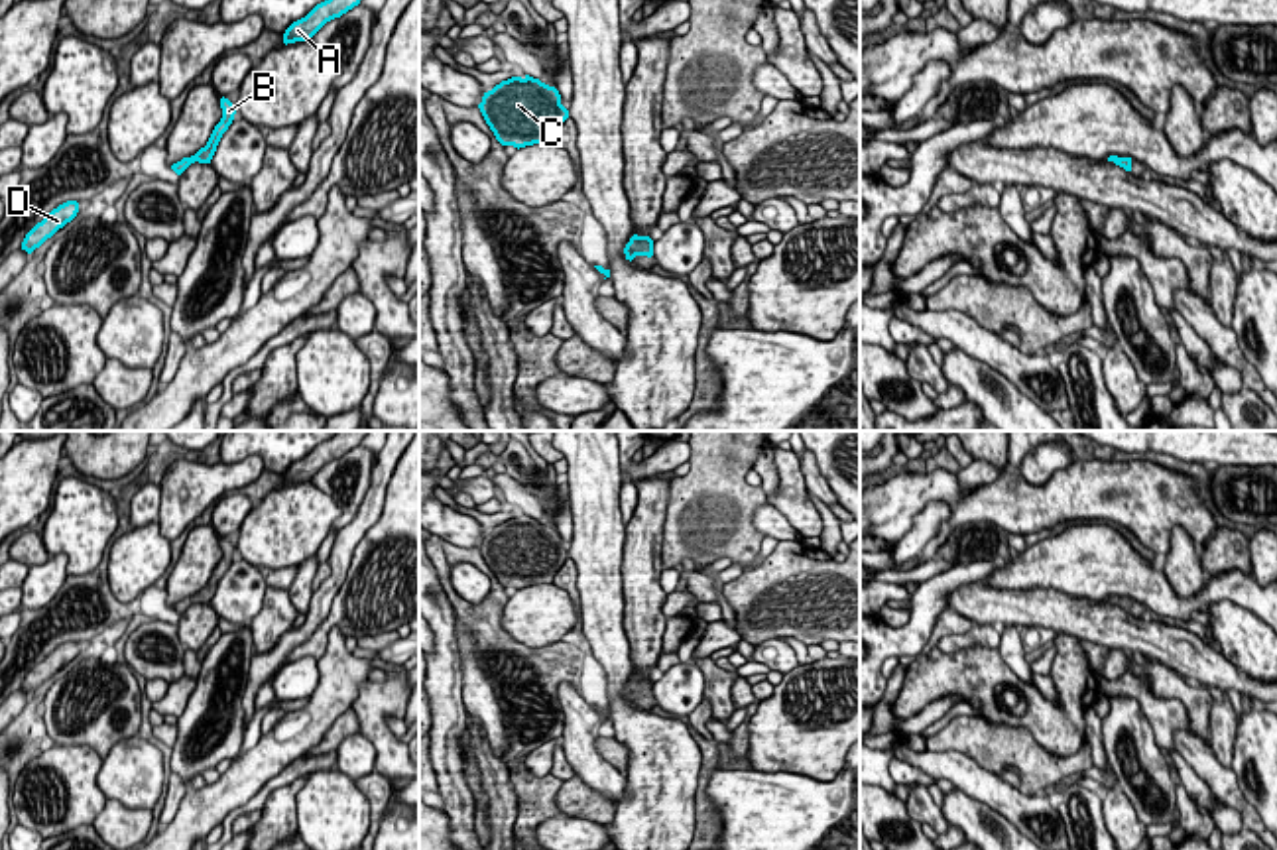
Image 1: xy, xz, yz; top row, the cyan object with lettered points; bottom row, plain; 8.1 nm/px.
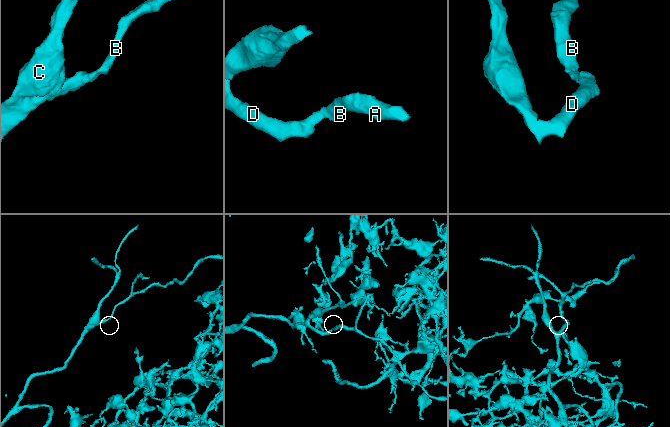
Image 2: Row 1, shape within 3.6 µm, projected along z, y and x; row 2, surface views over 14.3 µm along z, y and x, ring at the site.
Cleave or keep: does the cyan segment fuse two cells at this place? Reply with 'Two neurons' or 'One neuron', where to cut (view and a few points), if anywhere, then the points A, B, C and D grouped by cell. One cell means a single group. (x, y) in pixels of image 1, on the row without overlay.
One neuron. No split. Groups: A B C D

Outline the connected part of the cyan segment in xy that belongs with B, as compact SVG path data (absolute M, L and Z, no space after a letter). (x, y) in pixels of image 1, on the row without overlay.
M220 539L220 549L222 549L222 559L220 563L214 567L209 582L205 588L201 588L195 596L191 598L183 598L181 602L173 604L171 610L181 616L191 604L199 602L199 604L211 604L214 592L216 592L216 586L222 578L222 575L228 571L228 567L232 565L234 561L234 555L236 555L236 547L228 541L228 539Z

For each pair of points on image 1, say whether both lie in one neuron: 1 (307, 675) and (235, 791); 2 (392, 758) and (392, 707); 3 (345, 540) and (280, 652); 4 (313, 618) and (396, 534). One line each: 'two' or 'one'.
1: two
2: one
3: one
4: two

